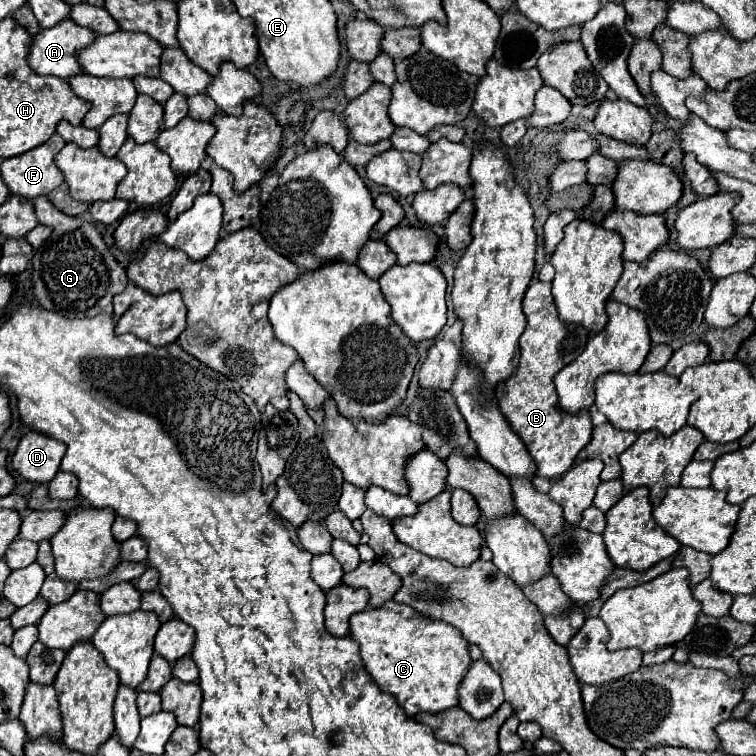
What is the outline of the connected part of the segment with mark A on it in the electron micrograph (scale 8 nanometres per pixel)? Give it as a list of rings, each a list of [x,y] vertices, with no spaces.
[[[63,20],[57,26],[49,30],[41,30],[31,44],[31,54],[29,54],[29,66],[43,76],[57,76],[57,78],[71,78],[81,72],[81,66],[77,62],[77,56],[83,48],[93,44],[95,32],[91,28],[83,28],[75,24],[73,20]]]

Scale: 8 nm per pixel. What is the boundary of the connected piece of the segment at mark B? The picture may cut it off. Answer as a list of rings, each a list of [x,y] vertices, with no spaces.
[[[535,282],[527,288],[523,312],[527,316],[527,328],[521,334],[521,360],[515,376],[497,386],[495,400],[513,432],[525,442],[533,456],[537,476],[557,478],[569,470],[577,452],[589,444],[593,420],[589,410],[569,414],[559,406],[553,376],[585,350],[589,332],[579,324],[565,324],[559,320],[551,282]]]

